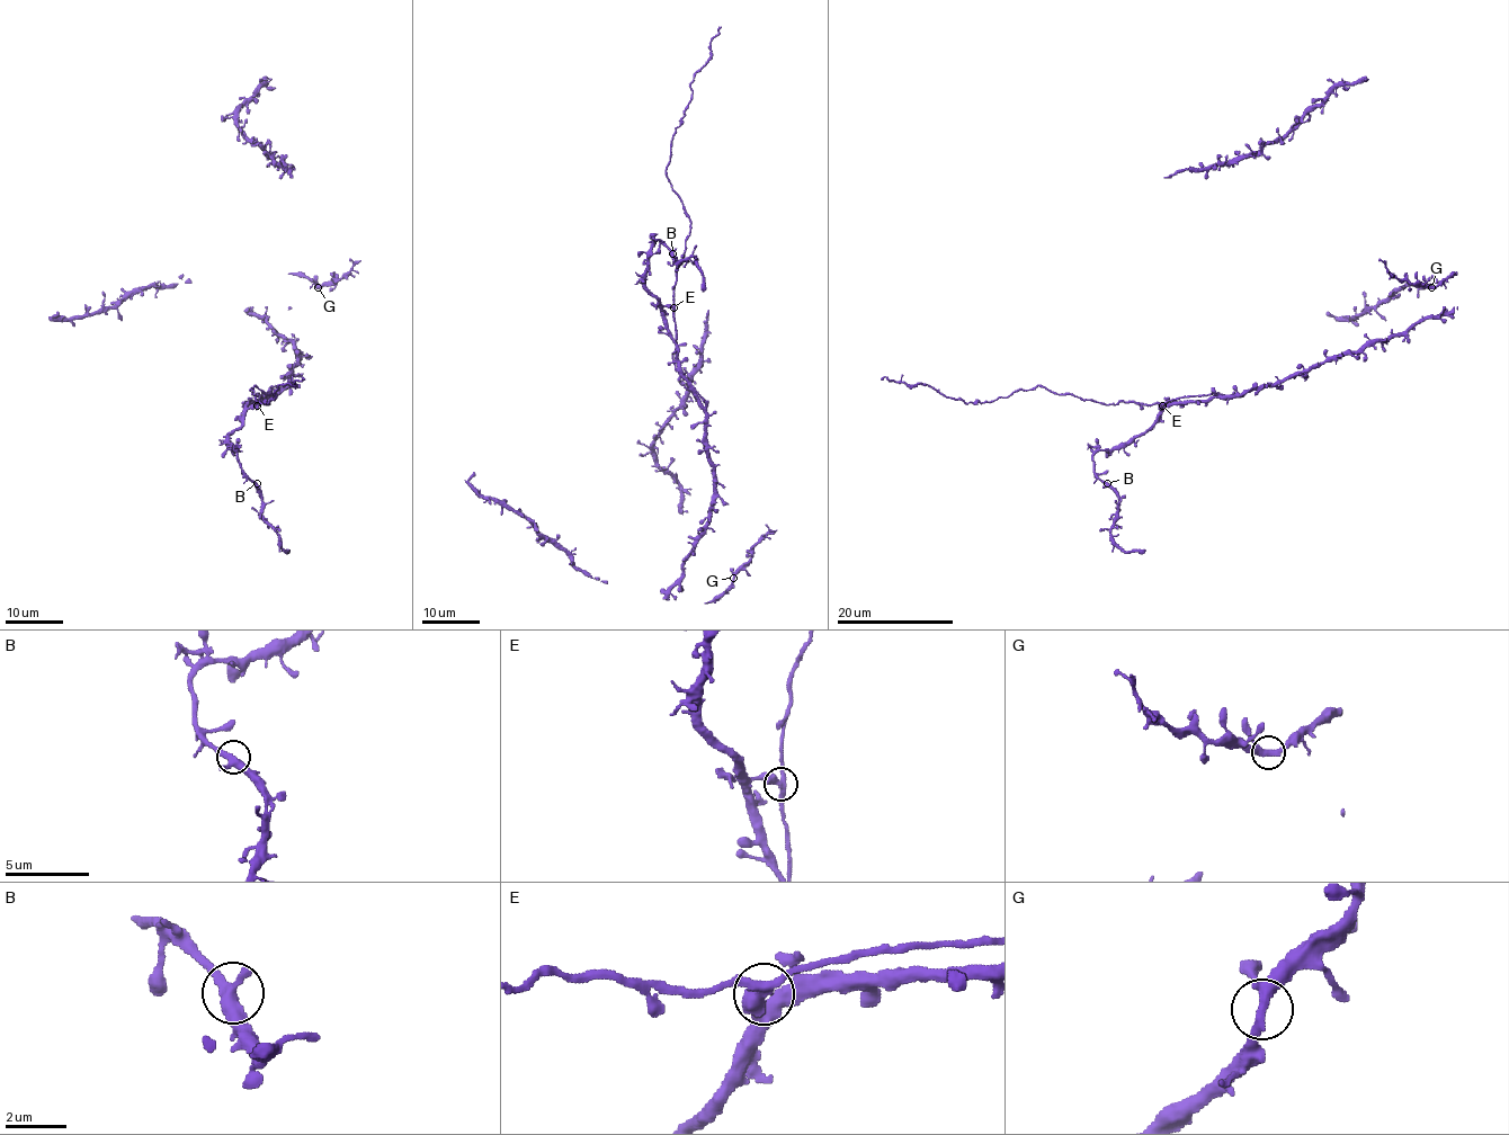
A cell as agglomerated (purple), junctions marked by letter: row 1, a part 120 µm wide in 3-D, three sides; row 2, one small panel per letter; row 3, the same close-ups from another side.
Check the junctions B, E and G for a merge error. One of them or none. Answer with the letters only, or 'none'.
E

